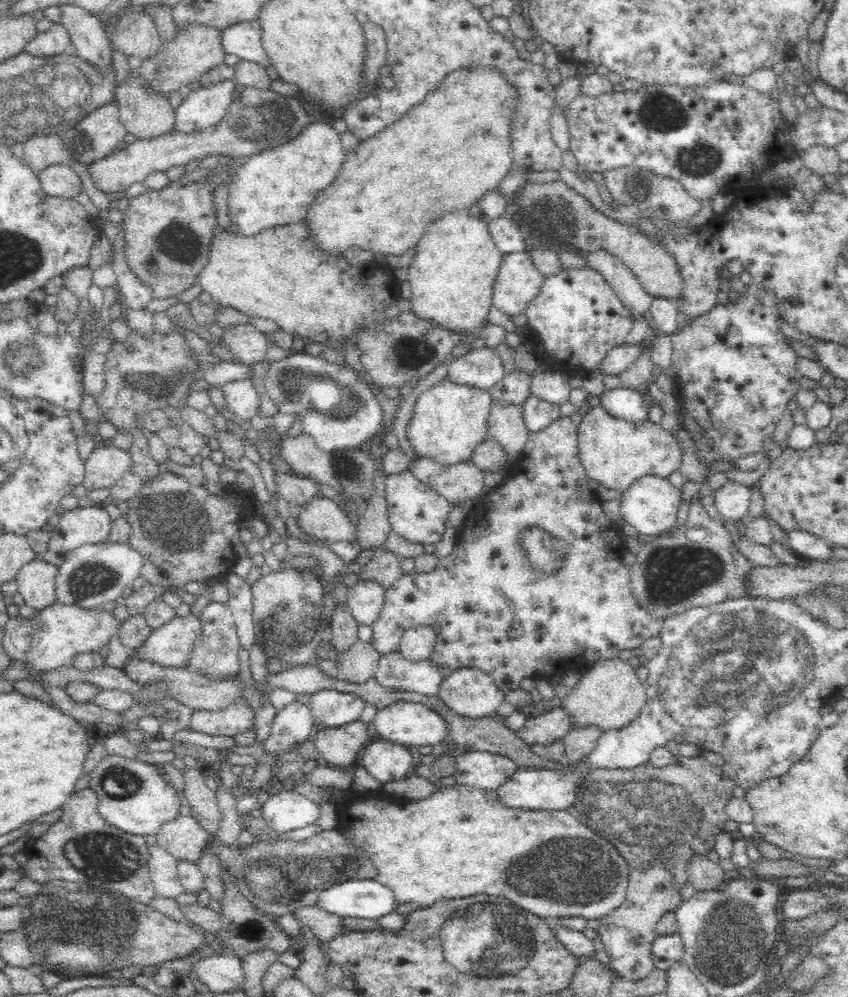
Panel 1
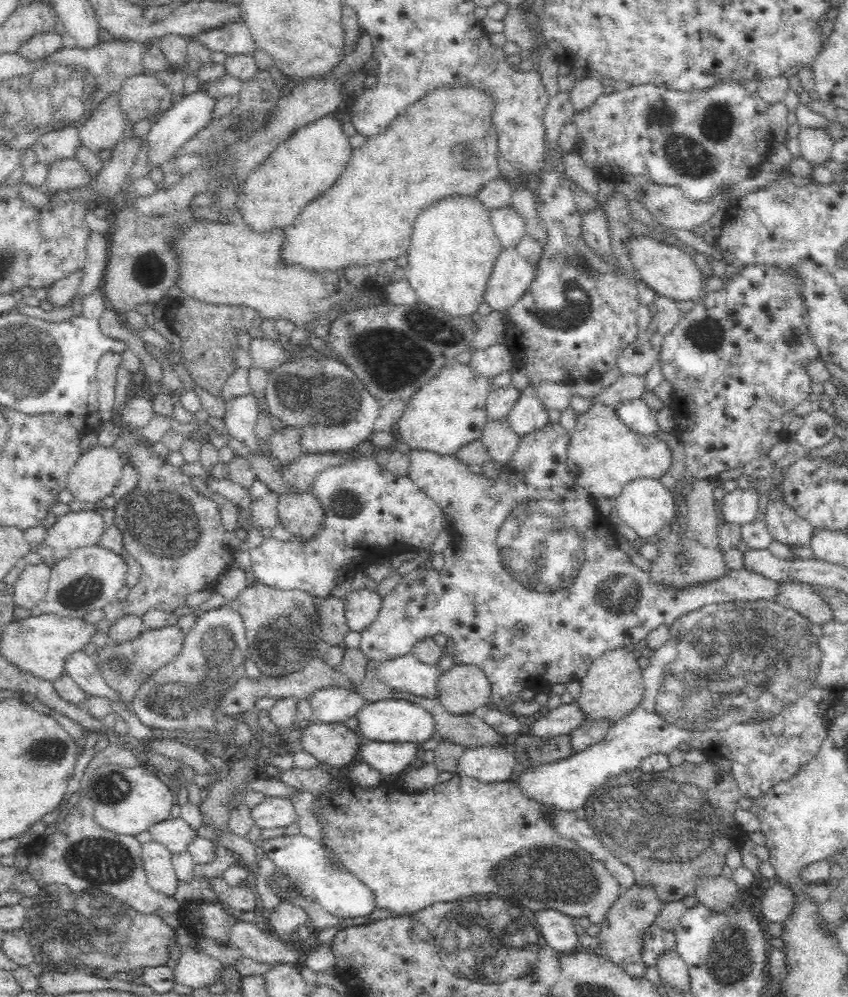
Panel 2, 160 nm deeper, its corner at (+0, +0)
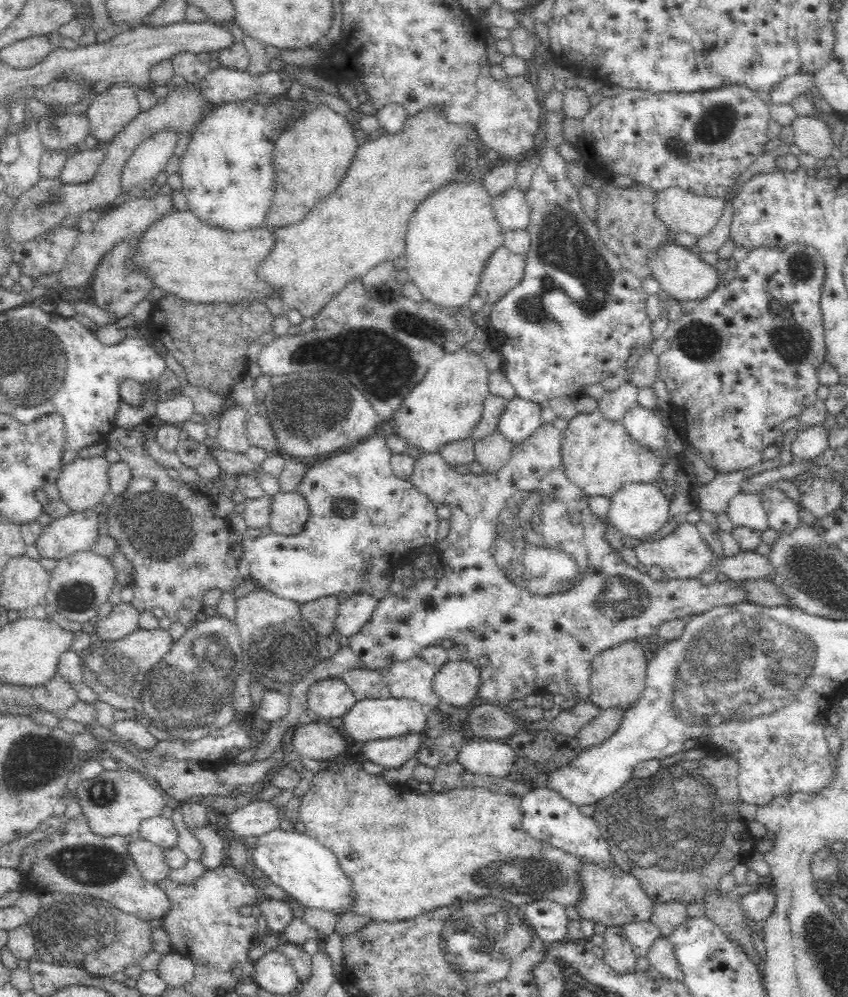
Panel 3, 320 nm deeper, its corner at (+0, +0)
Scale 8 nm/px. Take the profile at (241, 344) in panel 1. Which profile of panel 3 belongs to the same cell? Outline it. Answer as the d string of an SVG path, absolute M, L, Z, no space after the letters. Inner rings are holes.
M360 279L350 282L340 293L338 293L329 303L326 303L314 316L314 326L312 330L305 333L298 333L296 335L284 335L277 337L266 346L261 348L261 352L258 355L258 363L261 368L261 374L270 377L275 377L278 375L285 375L290 373L297 373L301 370L315 371L318 372L328 372L328 373L338 373L343 377L346 377L350 381L351 385L354 385L364 398L372 405L374 412L377 414L379 421L389 422L395 411L400 408L402 400L406 398L406 395L424 378L426 370L433 364L436 358L443 356L445 353L452 354L460 348L465 348L464 344L469 340L472 340L474 332L476 332L477 326L474 325L472 319L468 319L458 311L458 307L446 307L434 304L428 300L422 302L412 302L409 298L401 295L395 295L388 291L387 289L376 294L376 298L368 298L366 294L366 289L362 285Z

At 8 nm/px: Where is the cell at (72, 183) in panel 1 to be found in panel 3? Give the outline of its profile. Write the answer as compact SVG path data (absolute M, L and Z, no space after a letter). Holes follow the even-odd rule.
M98 144L91 149L83 146L81 151L73 152L67 159L59 179L66 184L82 184L92 180L106 157L105 147L109 144Z

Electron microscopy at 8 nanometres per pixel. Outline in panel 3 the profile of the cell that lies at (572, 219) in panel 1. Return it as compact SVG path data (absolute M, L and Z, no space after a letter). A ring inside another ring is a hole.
M669 242L660 247L650 258L648 268L652 272L651 278L660 283L670 297L679 301L702 300L712 294L716 287L721 284L721 277L712 265L706 263L692 249Z

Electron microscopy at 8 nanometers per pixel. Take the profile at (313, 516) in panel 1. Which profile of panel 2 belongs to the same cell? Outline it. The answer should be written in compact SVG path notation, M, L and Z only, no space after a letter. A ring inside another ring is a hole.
M310 490L281 495L276 504L279 524L288 533L308 541L323 528L324 512Z

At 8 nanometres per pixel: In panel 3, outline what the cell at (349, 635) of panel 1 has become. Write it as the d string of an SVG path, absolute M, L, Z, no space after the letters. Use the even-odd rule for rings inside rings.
M326 595L316 600L301 603L300 613L318 634L335 633L334 620L337 616L339 601L335 595Z

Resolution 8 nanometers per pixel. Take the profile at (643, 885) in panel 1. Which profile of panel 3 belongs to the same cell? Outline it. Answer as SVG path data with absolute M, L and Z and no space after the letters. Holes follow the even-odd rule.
M620 926L605 927L603 932L603 962L618 974L630 974L636 969L636 959L632 945L626 941Z

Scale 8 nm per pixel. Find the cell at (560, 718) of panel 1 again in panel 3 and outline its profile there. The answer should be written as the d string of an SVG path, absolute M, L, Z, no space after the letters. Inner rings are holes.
M589 700L577 702L570 710L560 710L550 727L558 733L576 737L578 731L601 712L601 708Z

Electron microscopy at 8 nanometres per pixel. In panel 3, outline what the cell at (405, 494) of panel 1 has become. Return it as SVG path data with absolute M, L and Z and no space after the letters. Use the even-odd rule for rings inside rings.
M375 431L346 451L309 461L296 490L307 501L310 510L304 529L288 536L264 534L257 538L246 535L239 537L238 542L242 544L243 559L249 565L251 578L276 596L297 603L310 602L340 592L349 596L370 594L378 601L388 596L389 587L394 581L394 570L407 565L413 552L437 542L440 521L437 514L439 505L420 493L409 480L401 480L393 474L392 455L386 444L386 434Z

